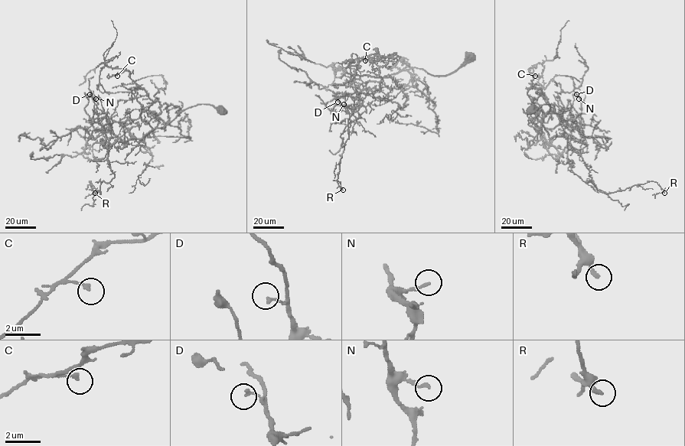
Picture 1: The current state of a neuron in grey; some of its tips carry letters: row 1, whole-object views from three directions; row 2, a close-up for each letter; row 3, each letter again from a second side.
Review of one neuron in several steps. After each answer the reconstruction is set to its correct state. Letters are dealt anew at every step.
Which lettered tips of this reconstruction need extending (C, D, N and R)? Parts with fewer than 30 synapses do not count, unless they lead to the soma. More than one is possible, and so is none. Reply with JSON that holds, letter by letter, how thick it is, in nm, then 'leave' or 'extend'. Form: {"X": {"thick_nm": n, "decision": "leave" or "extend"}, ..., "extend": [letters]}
{"C": {"thick_nm": 170, "decision": "leave"}, "D": {"thick_nm": 160, "decision": "leave"}, "N": {"thick_nm": 170, "decision": "leave"}, "R": {"thick_nm": 200, "decision": "extend"}, "extend": ["R"]}

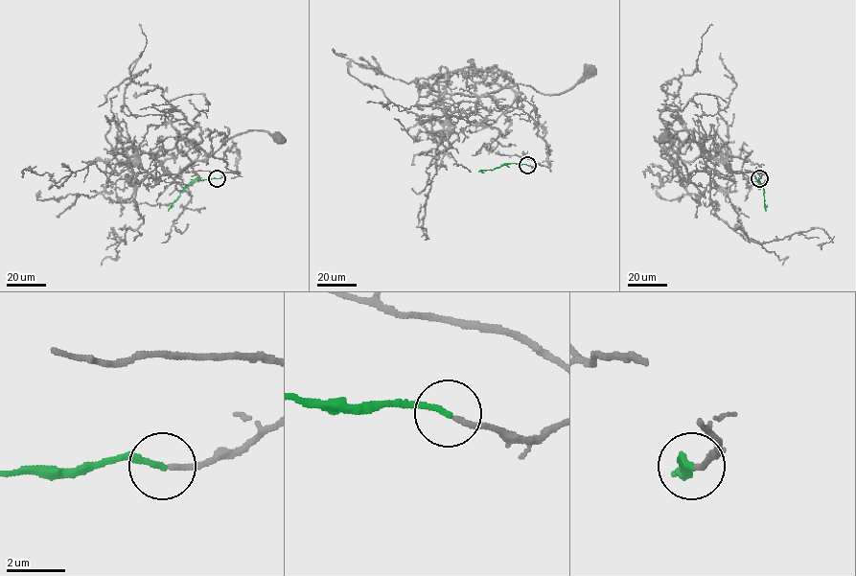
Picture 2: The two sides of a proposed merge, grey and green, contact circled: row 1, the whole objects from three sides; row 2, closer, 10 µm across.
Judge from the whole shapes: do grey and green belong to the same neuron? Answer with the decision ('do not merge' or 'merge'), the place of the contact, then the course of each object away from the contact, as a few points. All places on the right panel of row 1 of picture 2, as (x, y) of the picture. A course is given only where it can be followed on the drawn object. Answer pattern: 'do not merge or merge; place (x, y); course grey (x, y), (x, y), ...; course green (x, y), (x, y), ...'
merge; place (759, 178); course grey (759, 178), (760, 172), (730, 170), (702, 154), (691, 162), (682, 160), (678, 155), (687, 130), (662, 139); course green (759, 178), (766, 210)

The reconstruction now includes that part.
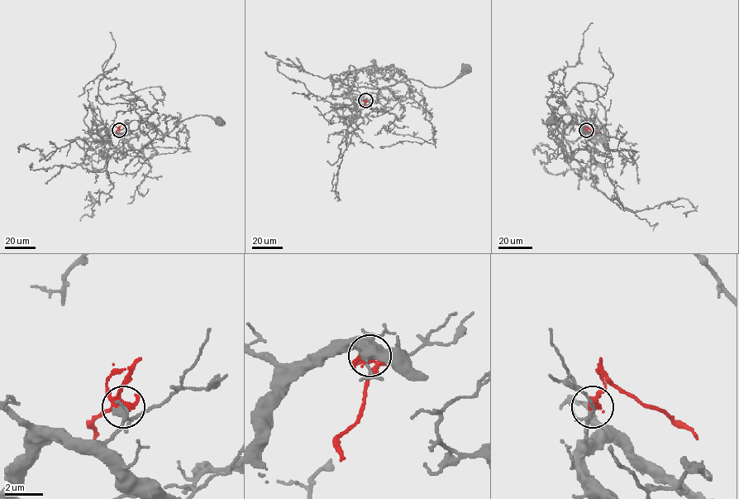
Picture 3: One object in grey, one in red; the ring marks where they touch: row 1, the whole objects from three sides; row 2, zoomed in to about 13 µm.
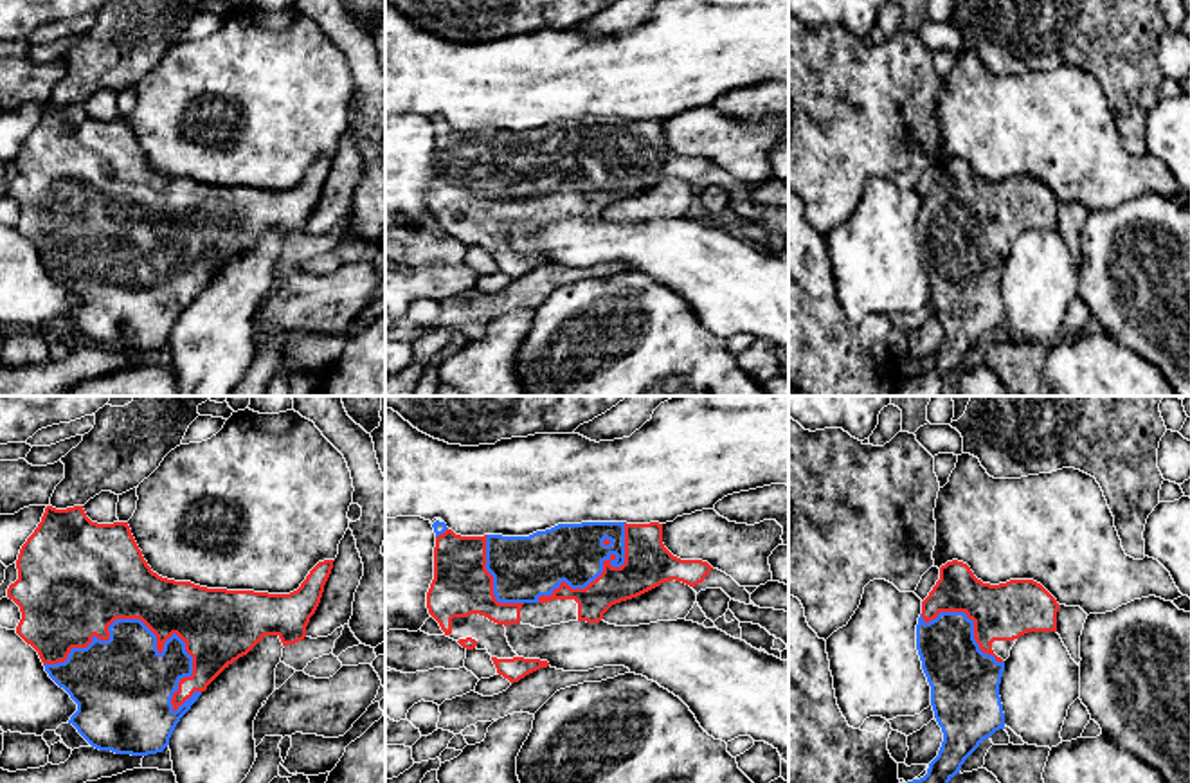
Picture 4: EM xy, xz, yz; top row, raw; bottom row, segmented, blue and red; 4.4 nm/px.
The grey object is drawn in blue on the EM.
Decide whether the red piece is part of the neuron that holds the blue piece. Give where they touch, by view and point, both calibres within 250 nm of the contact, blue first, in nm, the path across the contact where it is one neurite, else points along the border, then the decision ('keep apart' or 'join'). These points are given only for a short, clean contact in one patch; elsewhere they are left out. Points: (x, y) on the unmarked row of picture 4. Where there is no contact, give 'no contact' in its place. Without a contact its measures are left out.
contact xy (155, 238); calibres 440 and 280 nm; join

